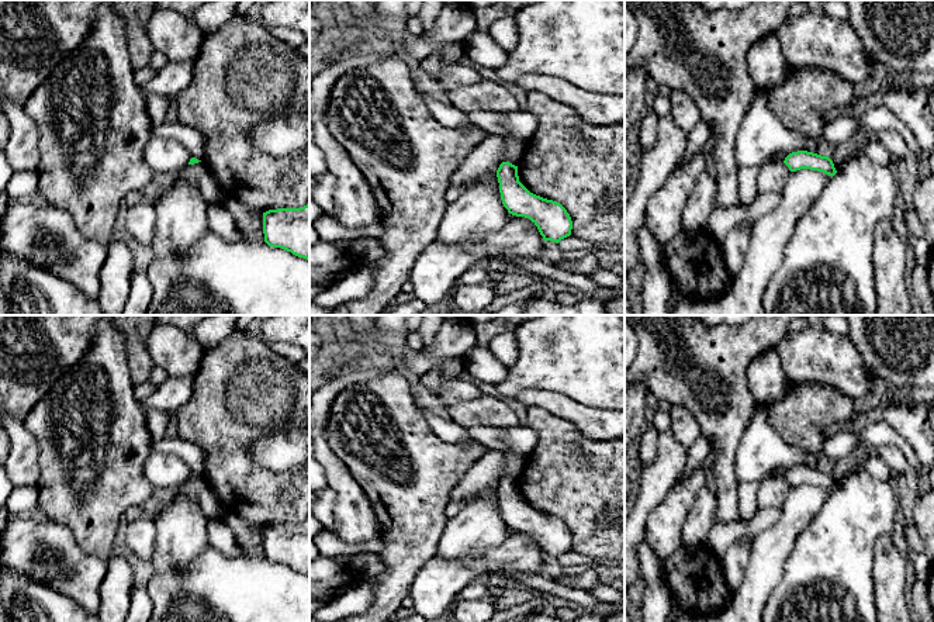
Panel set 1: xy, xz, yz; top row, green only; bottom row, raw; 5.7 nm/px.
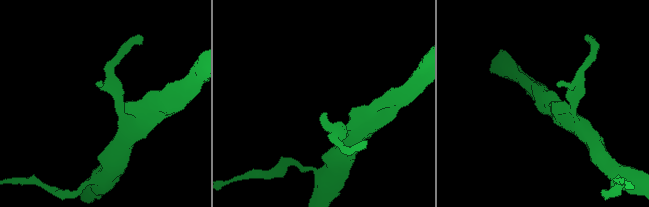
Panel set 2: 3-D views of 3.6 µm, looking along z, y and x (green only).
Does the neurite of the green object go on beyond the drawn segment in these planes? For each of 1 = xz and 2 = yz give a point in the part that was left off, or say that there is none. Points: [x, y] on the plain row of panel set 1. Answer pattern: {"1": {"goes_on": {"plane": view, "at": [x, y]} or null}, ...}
{"1": {"goes_on": null}, "2": {"goes_on": null}}

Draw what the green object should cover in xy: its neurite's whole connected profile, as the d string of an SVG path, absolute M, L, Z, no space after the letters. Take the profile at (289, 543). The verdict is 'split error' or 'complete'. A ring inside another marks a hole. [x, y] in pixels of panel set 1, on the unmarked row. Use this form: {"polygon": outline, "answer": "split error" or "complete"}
{"polygon": "M309 518L263 528L264 557L309 576Z", "answer": "complete"}

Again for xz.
{"polygon": "M502 477L497 485L499 508L509 529L529 533L544 556L558 559L571 550L572 536L567 525L557 516L530 508L518 491L518 481Z", "answer": "complete"}

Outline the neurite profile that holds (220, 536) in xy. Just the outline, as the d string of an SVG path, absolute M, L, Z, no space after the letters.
M208 516L207 532L208 543L219 553L228 557L243 556L243 549L239 546L235 533L224 522Z

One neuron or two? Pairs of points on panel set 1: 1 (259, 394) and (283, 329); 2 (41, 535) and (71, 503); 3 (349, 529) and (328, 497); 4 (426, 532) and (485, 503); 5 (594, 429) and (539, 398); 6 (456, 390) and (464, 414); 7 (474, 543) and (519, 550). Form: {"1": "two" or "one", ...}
{"1": "two", "2": "two", "3": "two", "4": "two", "5": "one", "6": "two", "7": "two"}

